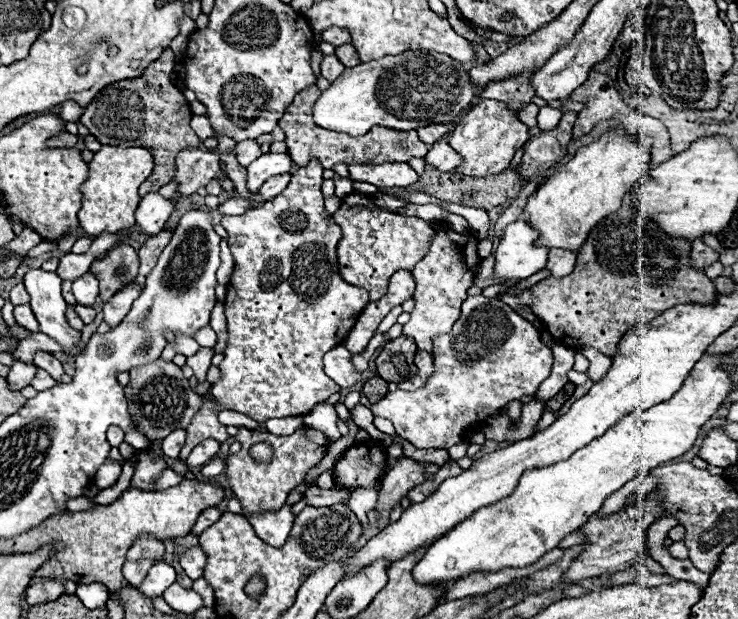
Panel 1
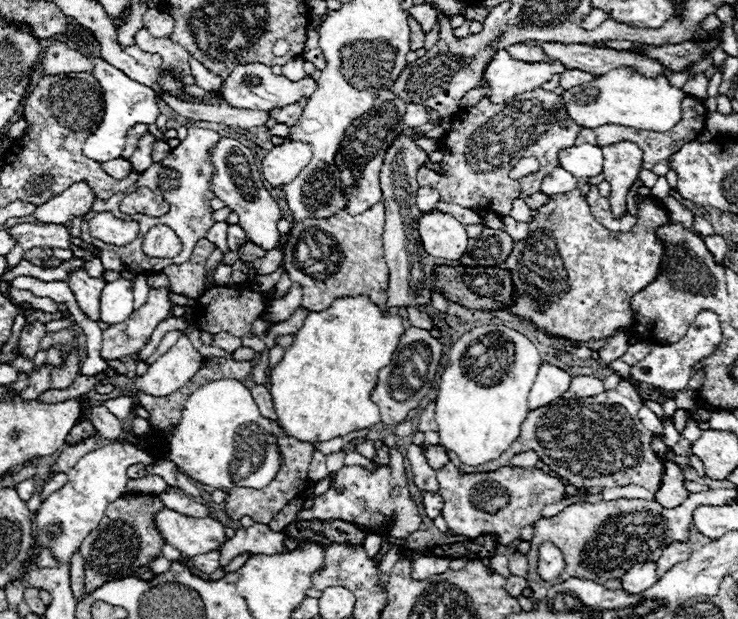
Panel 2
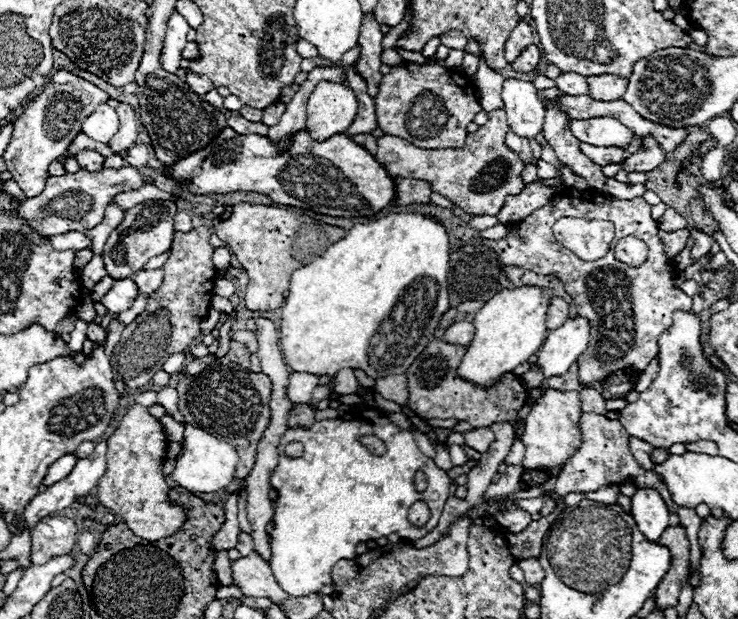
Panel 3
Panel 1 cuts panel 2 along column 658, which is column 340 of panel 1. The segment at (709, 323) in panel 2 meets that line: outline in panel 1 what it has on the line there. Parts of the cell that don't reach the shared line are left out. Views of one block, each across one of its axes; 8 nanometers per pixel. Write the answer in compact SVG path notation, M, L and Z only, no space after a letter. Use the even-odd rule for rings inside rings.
M336 346L324 356L324 372L340 386L340 388L352 388L362 382L362 374L356 372L352 366L352 352L348 352L344 346Z

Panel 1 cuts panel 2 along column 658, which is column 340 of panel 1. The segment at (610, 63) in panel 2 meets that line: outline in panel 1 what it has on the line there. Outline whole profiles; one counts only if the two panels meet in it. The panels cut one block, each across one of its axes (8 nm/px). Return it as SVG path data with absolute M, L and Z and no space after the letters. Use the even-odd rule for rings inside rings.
M324 56L320 62L320 76L328 78L330 82L336 80L336 76L340 76L340 72L344 72L344 66L336 60L336 56Z

